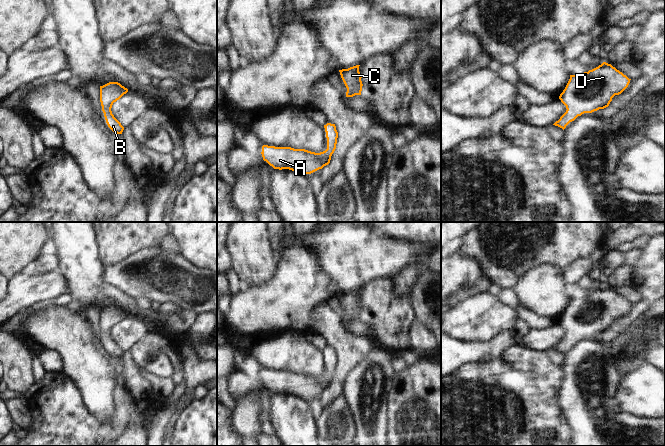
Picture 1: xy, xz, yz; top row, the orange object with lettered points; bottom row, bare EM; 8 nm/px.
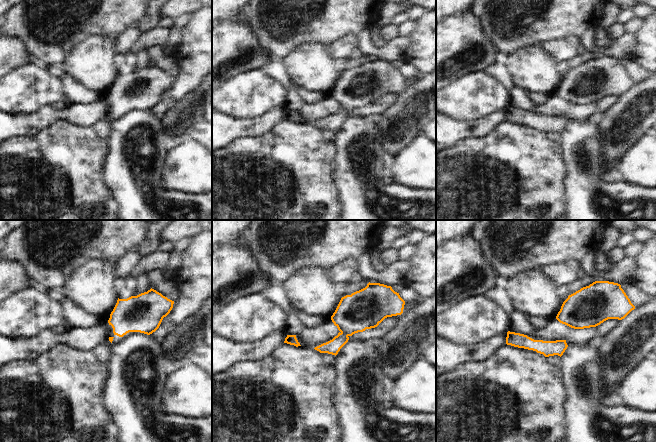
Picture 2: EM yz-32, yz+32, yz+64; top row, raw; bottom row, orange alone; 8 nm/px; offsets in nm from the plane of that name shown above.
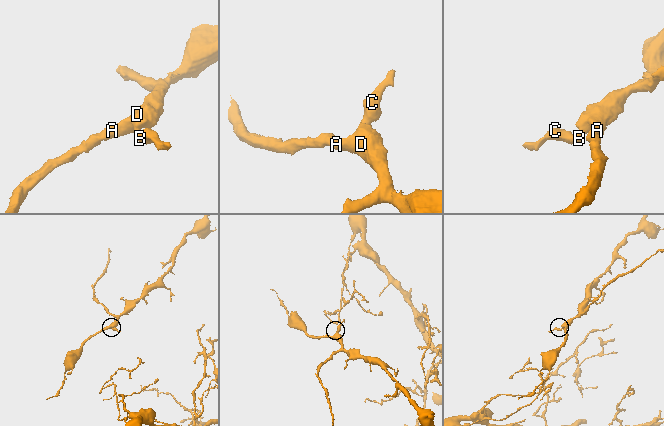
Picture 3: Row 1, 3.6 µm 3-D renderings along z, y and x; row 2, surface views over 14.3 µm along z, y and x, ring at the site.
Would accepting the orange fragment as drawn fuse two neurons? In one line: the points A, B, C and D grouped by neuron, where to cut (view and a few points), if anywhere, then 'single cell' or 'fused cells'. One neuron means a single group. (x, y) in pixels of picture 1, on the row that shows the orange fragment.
A B C D | no cut | single cell

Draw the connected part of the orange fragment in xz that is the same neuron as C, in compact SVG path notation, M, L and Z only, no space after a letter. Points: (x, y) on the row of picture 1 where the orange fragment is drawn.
M356 65L348 69L339 70L341 78L347 88L346 97L361 95L362 91L362 75L359 72L359 66Z

